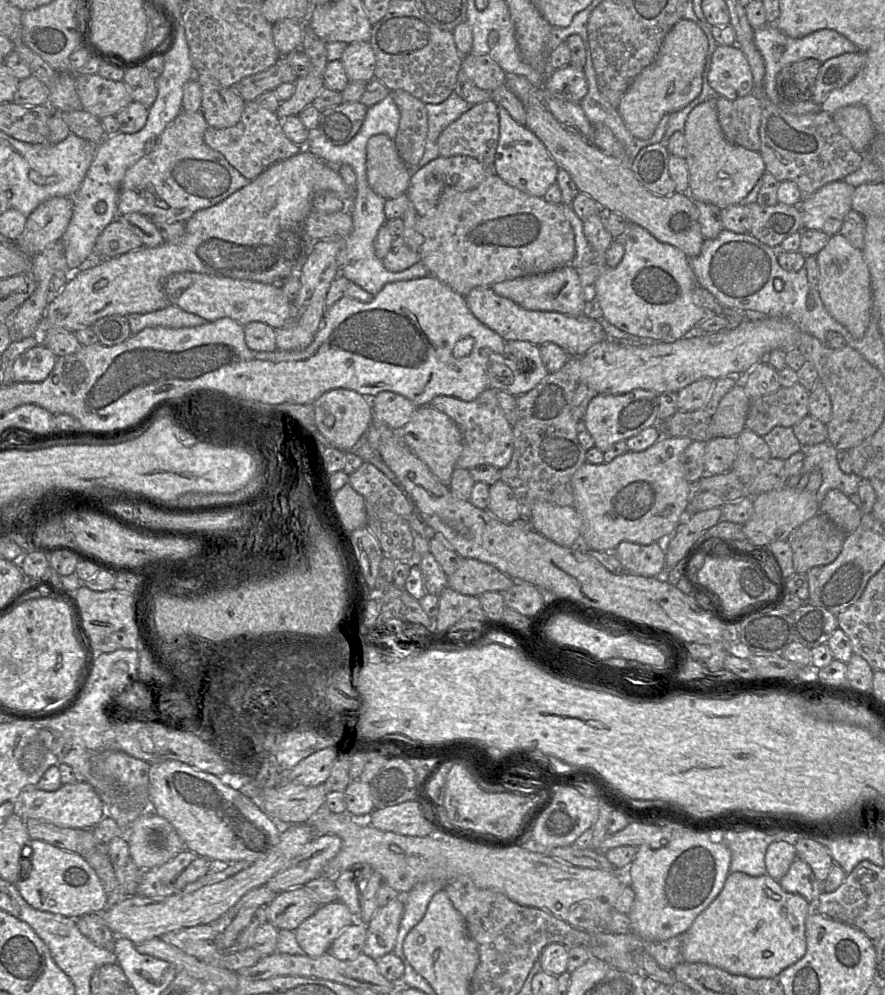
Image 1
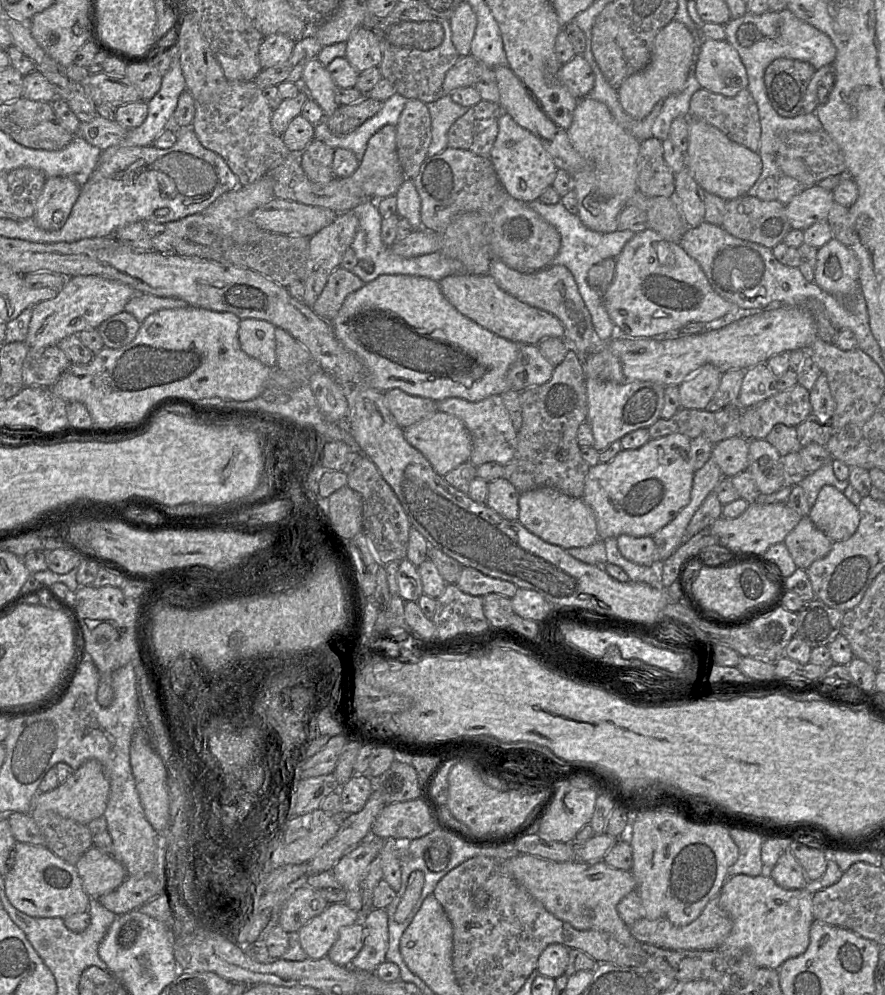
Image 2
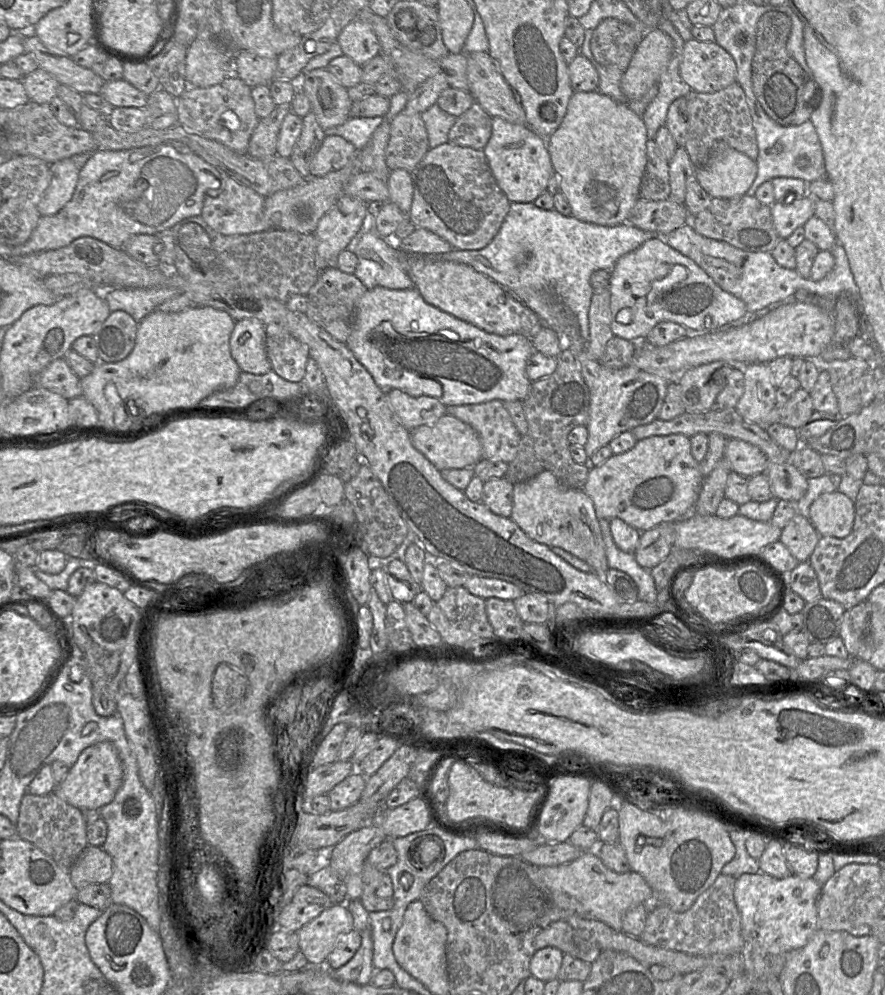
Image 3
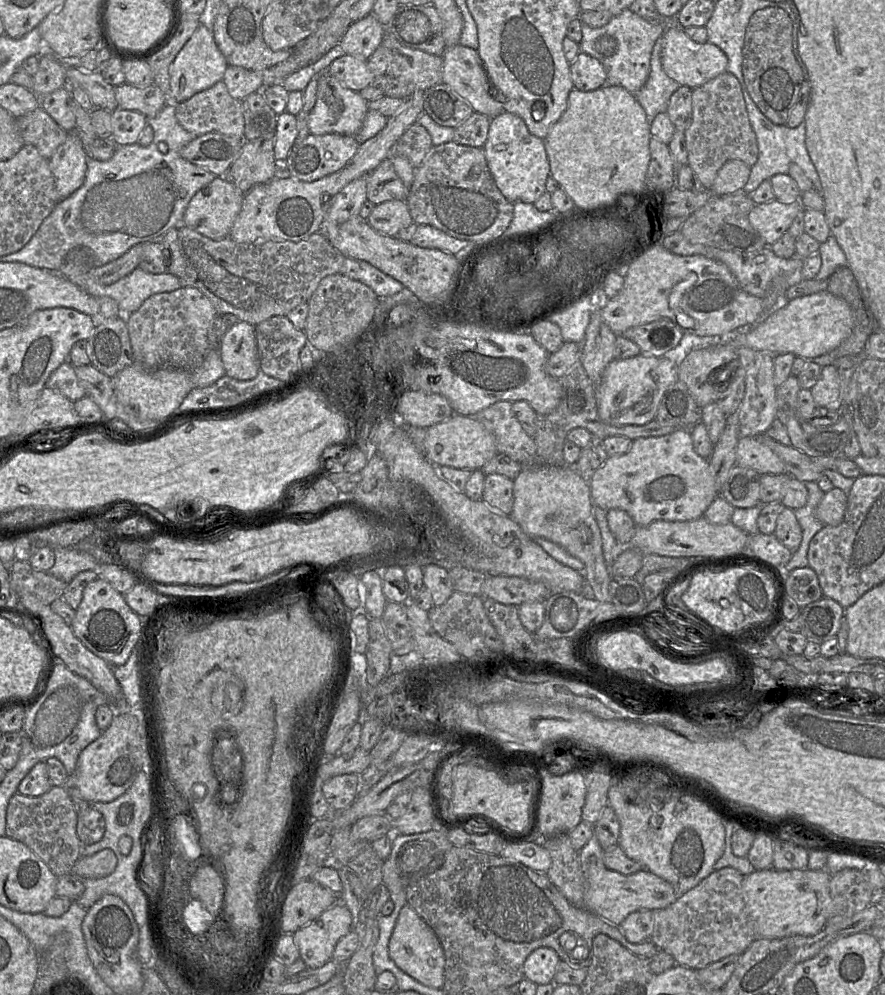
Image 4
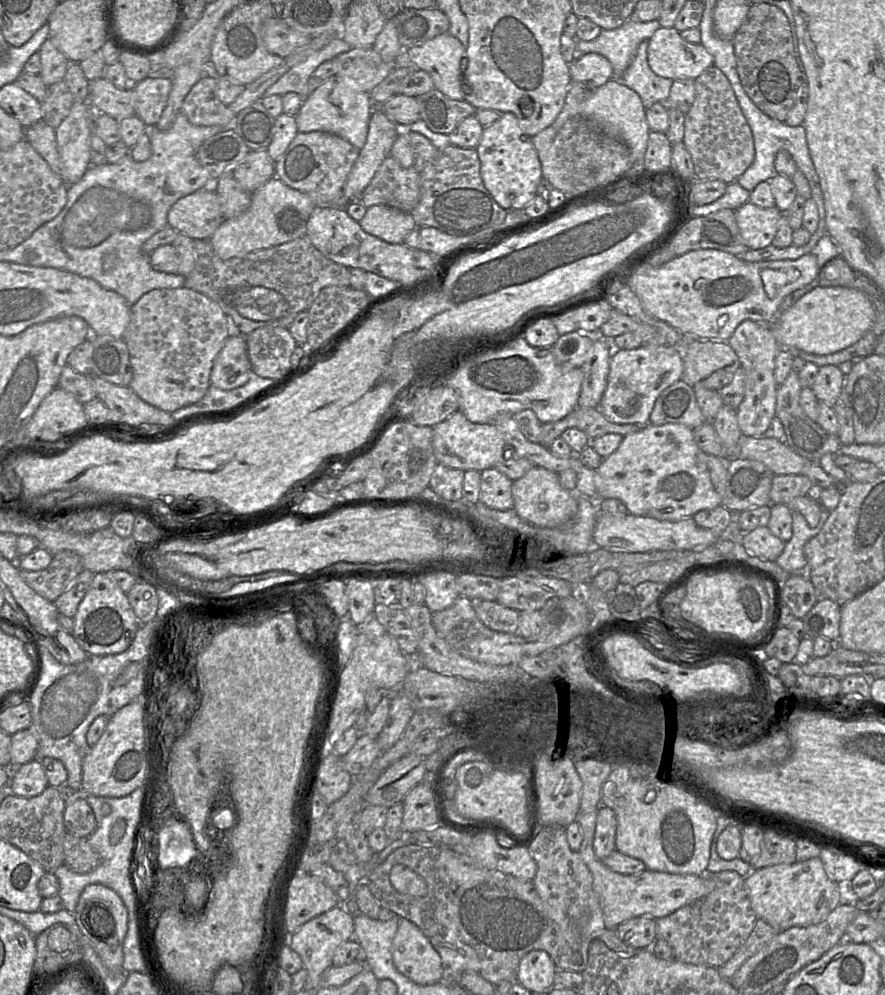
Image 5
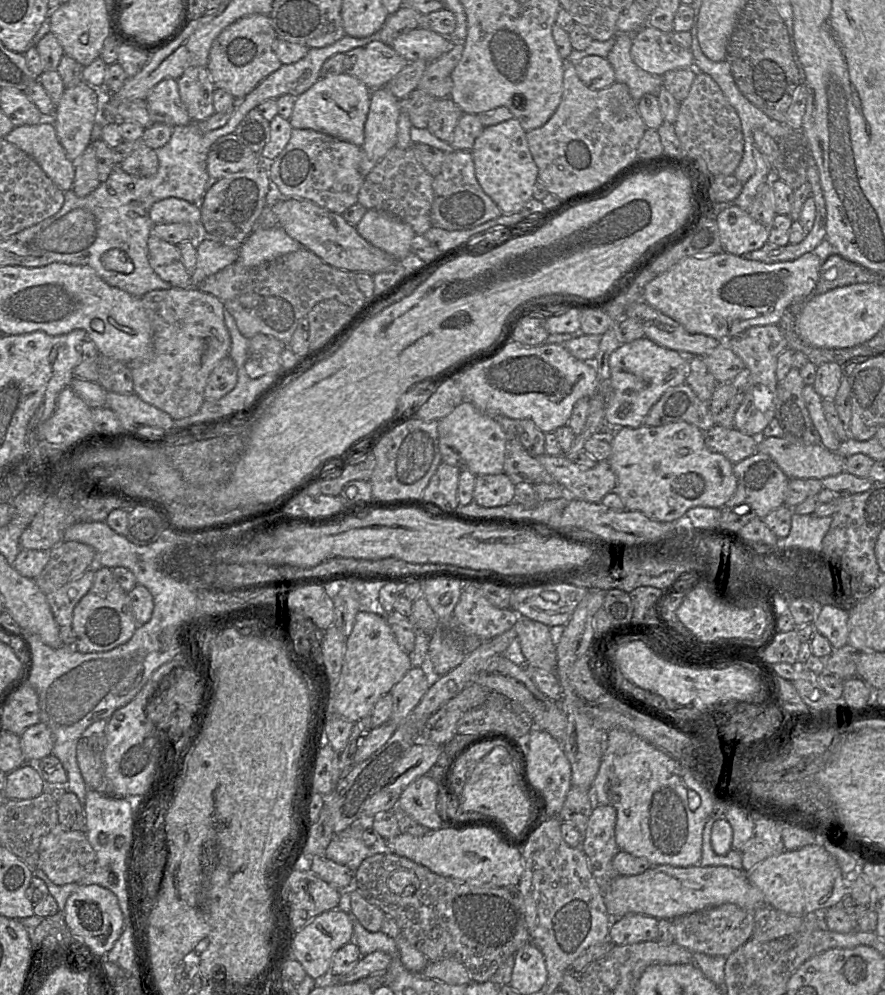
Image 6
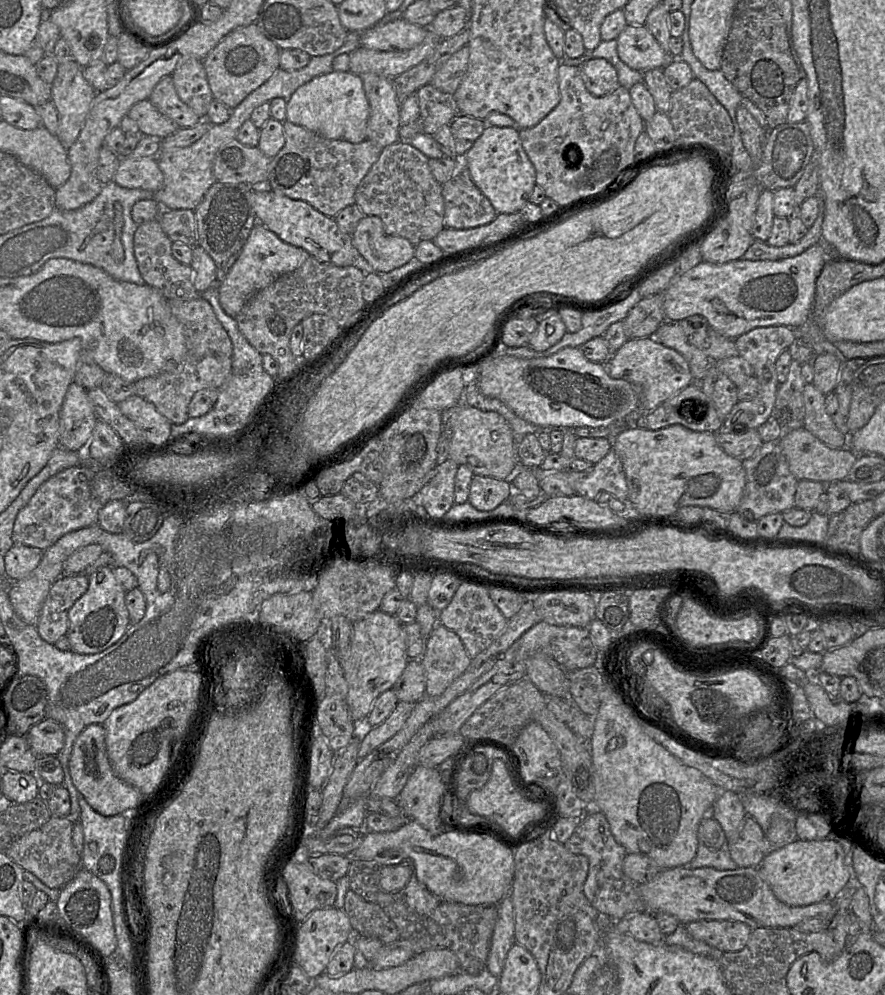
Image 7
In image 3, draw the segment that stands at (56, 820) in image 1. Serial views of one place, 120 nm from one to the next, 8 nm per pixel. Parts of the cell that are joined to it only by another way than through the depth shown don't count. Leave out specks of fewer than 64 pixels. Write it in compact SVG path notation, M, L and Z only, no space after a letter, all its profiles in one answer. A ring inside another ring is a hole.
M100 742L84 749L76 763L53 793L66 803L80 809L98 810L109 804L123 783L123 765L118 752L110 742Z

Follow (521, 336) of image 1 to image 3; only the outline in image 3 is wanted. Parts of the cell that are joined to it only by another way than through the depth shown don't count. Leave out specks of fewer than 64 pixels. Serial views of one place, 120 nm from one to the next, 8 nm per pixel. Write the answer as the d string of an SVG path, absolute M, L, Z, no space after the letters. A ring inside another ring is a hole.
M409 256L408 274L427 303L488 333L522 334L531 338L543 324L520 299L470 265L434 257Z

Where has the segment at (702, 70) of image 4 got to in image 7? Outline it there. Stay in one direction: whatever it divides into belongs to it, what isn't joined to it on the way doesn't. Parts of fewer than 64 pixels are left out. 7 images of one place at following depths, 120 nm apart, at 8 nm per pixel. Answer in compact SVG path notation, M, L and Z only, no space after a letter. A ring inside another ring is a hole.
M627 25L616 42L619 58L633 70L663 69L672 59L645 25Z

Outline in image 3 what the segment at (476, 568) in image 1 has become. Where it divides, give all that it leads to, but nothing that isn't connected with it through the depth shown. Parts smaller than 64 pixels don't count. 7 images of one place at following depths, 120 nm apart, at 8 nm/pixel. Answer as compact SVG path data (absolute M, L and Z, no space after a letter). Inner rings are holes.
M469 576L463 587L484 600L499 598L514 601L524 594L519 587L510 582L480 576Z

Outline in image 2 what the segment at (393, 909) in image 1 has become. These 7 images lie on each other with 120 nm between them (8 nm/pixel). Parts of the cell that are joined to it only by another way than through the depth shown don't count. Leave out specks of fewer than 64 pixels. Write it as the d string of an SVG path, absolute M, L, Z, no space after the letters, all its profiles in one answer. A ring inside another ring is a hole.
M371 909L361 917L365 928L363 947L352 959L349 967L354 970L375 972L386 961L389 946L388 914L385 909Z

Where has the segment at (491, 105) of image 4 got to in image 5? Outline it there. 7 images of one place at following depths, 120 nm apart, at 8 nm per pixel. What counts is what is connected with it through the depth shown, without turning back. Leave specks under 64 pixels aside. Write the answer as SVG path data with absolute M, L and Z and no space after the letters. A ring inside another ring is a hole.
M440 34L421 45L404 49L406 59L416 69L426 71L434 86L454 100L464 100L465 85L461 60L466 48L451 34Z

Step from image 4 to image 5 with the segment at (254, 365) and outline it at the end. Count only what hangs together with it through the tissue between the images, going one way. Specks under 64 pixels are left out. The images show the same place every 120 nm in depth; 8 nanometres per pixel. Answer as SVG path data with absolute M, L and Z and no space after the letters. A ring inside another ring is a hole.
M229 336L214 360L210 385L221 390L244 386L249 380L251 370L246 336Z

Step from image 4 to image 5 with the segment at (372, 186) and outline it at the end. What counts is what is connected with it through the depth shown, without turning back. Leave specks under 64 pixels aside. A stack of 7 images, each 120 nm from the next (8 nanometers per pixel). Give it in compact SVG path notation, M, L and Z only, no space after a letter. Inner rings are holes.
M388 156L378 168L359 200L366 208L374 205L386 205L410 213L420 200L420 173L413 166L402 167L392 156Z

